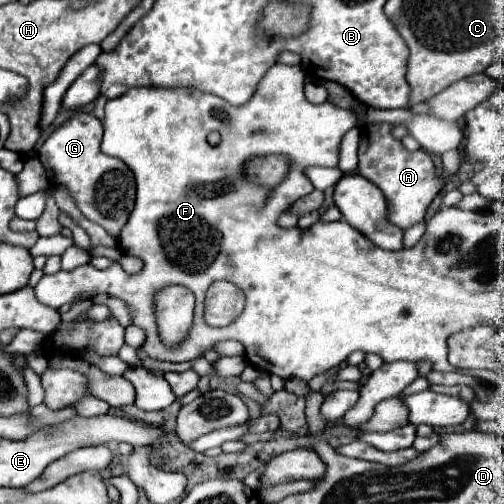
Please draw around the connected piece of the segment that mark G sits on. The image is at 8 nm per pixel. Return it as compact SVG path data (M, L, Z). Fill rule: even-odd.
M75 113L69 121L65 121L45 139L39 149L39 159L45 161L45 167L51 171L51 181L71 191L83 215L105 227L113 237L117 237L135 205L135 177L133 171L121 159L107 157L105 153L101 153L101 135L103 125L95 115ZM105 173L109 173L109 177L105 177Z

